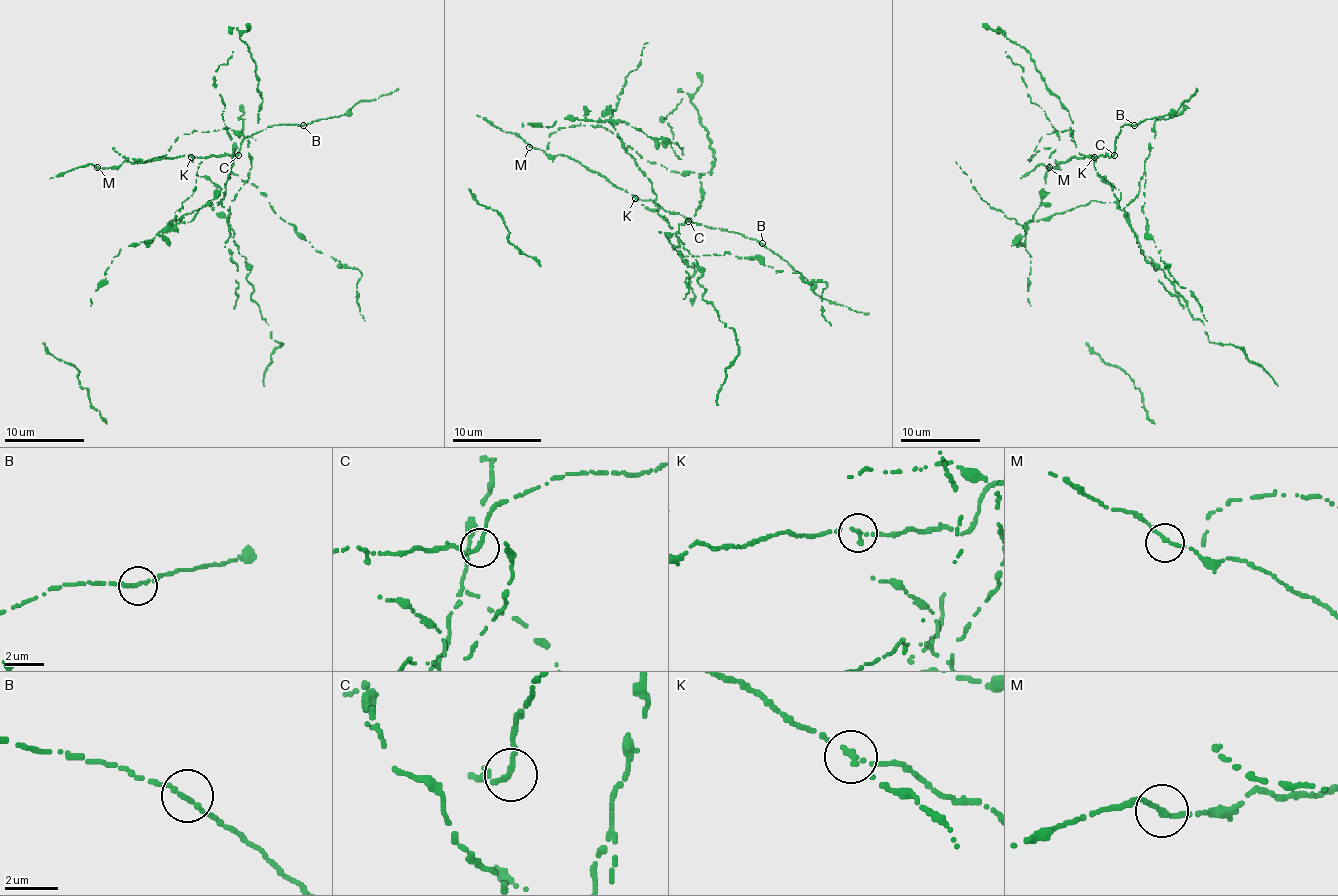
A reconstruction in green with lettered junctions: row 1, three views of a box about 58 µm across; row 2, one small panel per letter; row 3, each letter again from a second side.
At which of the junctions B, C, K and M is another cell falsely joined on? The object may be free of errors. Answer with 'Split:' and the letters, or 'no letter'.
Split: K

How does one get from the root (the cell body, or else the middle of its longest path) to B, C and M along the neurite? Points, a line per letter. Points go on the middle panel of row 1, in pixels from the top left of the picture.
B: (646, 174), (657, 196), (655, 205), (670, 227), (637, 201), (655, 201), (688, 221), (737, 232), (762, 243)
C: (646, 174), (657, 196), (655, 205), (672, 227), (637, 201), (655, 201), (668, 212), (679, 212), (688, 221)
M: (646, 174), (657, 196), (655, 205), (672, 227), (579, 160), (529, 147)

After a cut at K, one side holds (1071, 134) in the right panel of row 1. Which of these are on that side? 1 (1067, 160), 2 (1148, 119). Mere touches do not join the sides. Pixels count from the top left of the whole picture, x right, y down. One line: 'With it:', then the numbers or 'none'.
With it: none

